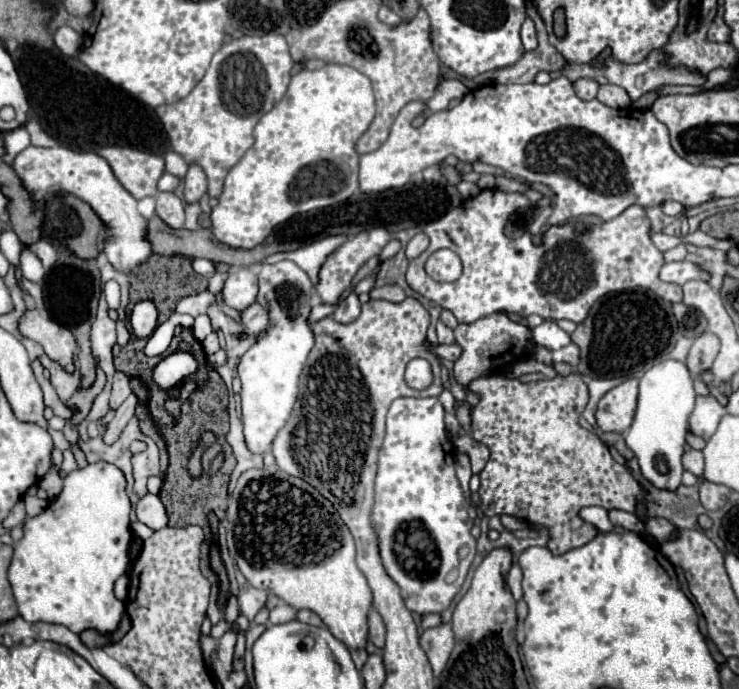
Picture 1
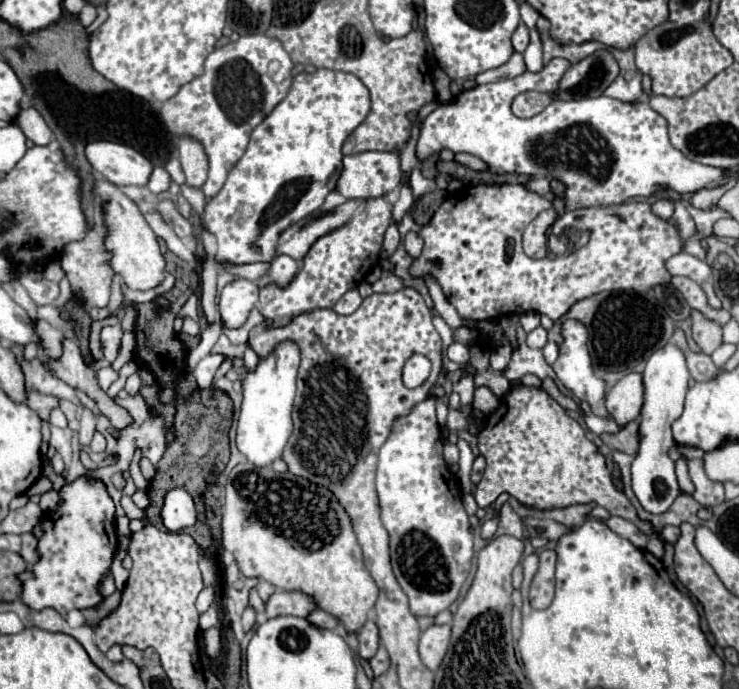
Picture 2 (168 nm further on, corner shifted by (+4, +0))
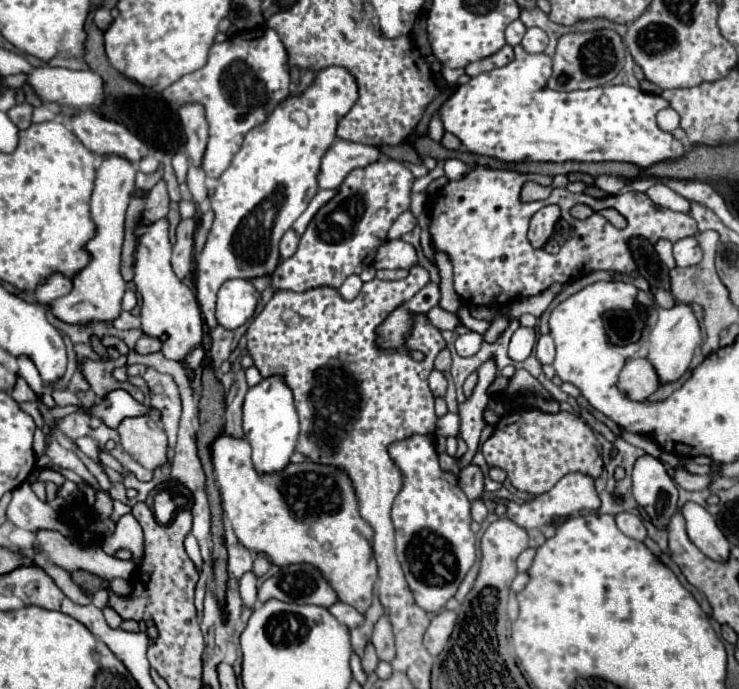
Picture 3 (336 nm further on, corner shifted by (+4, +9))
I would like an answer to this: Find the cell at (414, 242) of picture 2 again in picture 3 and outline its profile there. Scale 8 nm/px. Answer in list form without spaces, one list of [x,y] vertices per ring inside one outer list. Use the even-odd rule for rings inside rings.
[[[406,210],[406,212],[392,224],[392,228],[390,228],[390,232],[388,232],[388,238],[400,238],[402,234],[412,232],[414,226],[416,226],[416,218],[412,216],[410,210]]]

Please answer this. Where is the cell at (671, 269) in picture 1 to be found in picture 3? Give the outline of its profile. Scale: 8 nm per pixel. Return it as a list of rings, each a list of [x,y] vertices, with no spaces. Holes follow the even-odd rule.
[[[682,238],[674,242],[674,260],[678,266],[694,266],[702,260],[702,250],[696,238]]]

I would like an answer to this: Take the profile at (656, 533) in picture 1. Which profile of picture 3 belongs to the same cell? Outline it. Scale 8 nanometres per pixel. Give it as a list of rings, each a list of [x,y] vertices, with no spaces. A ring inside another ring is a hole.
[[[520,408],[496,424],[494,434],[482,444],[482,454],[490,468],[502,468],[516,490],[528,494],[548,492],[562,476],[580,472],[590,478],[598,478],[604,470],[602,456],[598,452],[598,440],[584,420],[570,412],[546,414],[538,408]]]

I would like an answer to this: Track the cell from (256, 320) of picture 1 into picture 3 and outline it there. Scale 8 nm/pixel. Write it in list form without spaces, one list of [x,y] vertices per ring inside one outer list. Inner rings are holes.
[[[386,156],[366,168],[352,170],[338,188],[338,194],[324,204],[308,224],[300,238],[298,252],[278,264],[270,276],[272,290],[306,292],[320,286],[340,288],[350,274],[360,274],[364,266],[372,266],[376,250],[386,242],[390,226],[410,208],[412,182],[414,176],[402,162]]]

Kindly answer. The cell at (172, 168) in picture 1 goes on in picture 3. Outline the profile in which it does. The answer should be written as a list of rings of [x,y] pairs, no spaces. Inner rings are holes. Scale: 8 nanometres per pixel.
[[[178,152],[172,158],[172,166],[174,166],[174,172],[176,172],[178,182],[184,182],[186,180],[186,172],[188,172],[188,158],[182,152]]]

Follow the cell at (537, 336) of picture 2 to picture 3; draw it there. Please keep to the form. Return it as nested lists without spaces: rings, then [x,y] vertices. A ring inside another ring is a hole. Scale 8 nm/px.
[[[520,326],[512,340],[510,340],[510,348],[508,348],[508,356],[514,360],[514,362],[522,362],[526,360],[530,354],[532,354],[532,348],[536,344],[536,330],[534,328],[524,328]]]

